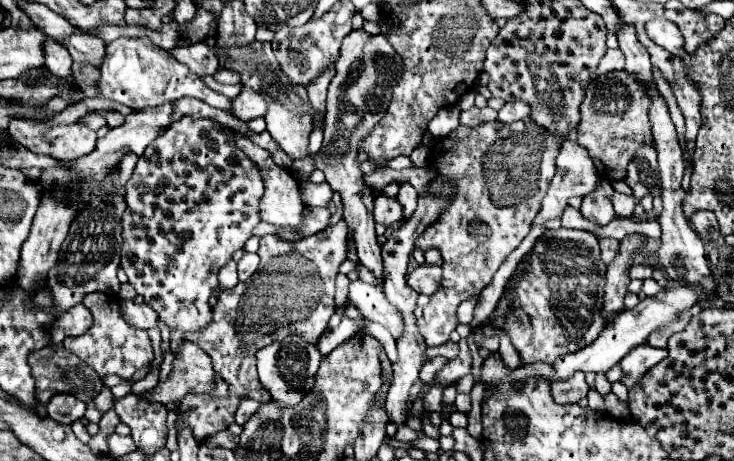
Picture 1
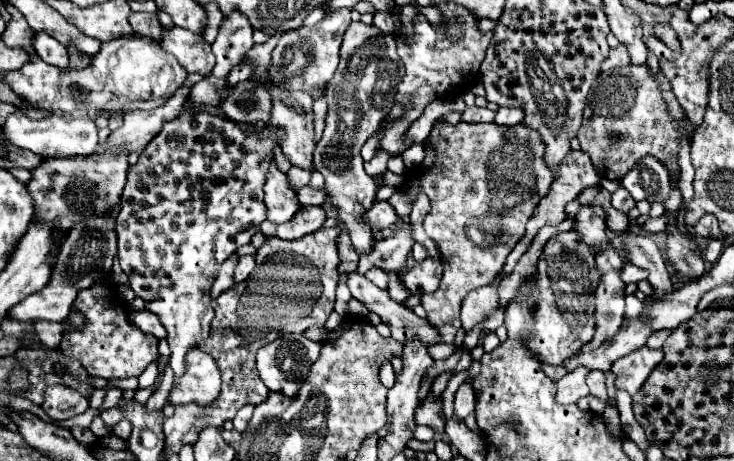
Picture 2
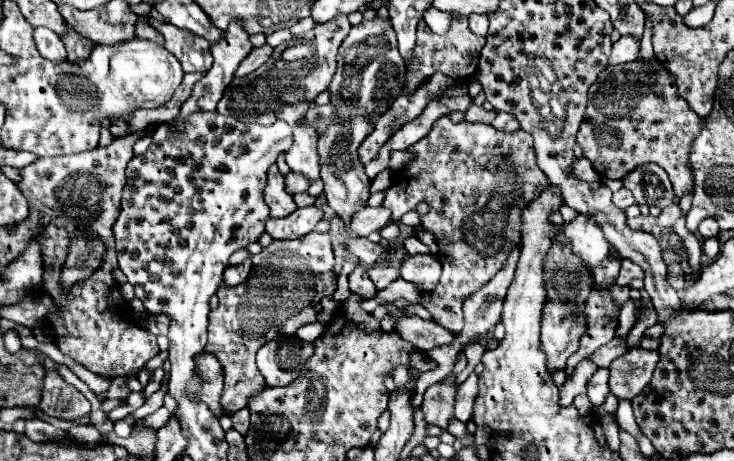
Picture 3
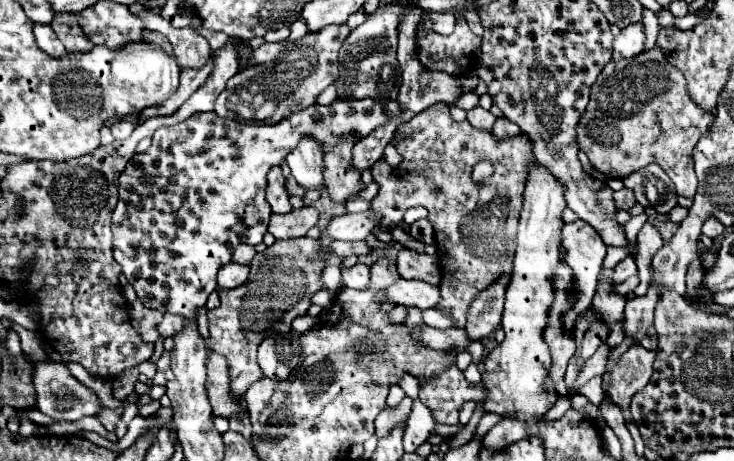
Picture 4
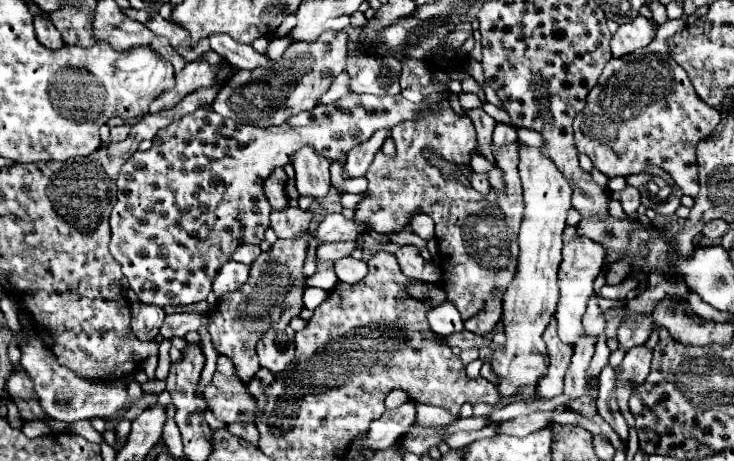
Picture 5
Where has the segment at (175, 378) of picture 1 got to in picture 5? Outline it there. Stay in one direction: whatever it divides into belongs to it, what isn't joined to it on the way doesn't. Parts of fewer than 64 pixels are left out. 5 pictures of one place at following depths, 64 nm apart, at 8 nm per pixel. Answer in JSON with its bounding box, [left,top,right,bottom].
[204,356,256,424]

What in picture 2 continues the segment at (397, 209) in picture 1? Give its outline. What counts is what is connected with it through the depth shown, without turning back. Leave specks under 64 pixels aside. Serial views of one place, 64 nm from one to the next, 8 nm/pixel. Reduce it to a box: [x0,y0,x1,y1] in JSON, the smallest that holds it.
[364,202,398,230]

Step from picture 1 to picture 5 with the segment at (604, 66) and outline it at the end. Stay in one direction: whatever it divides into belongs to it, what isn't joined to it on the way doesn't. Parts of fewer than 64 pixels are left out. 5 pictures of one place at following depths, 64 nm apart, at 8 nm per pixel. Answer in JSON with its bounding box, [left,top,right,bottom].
[610,16,658,58]

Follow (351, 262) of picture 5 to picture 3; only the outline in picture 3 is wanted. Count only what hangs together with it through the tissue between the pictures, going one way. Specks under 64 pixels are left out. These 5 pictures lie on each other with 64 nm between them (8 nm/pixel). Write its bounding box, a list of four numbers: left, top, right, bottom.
[348,266,376,298]

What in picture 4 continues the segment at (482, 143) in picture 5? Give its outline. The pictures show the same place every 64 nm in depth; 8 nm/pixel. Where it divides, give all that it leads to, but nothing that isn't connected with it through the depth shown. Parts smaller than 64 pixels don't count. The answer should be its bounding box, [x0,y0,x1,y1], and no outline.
[468,106,496,185]

